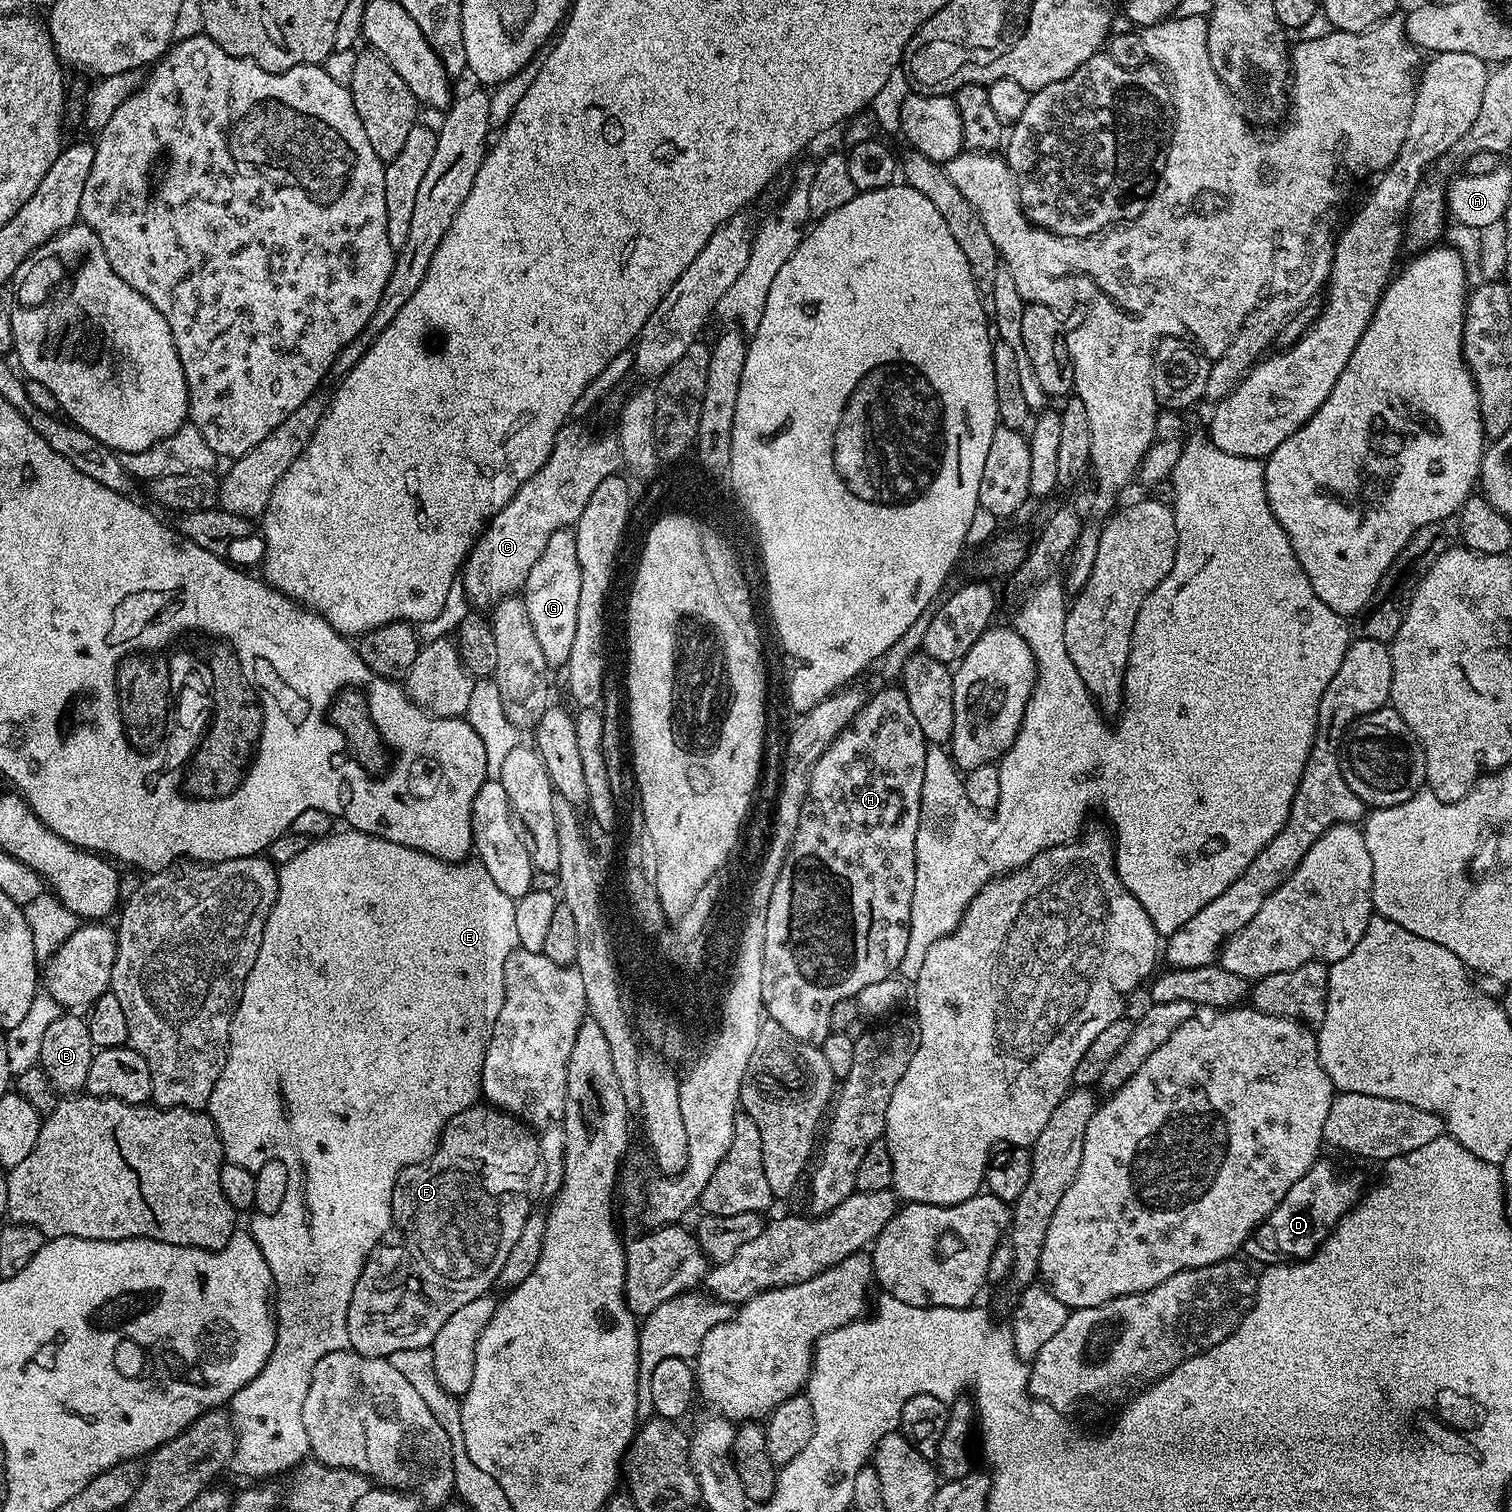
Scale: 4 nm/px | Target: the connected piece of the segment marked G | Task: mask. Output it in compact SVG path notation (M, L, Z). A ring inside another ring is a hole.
M563 528L550 534L542 558L534 562L534 570L526 578L522 599L529 615L534 635L549 666L567 665L570 650L574 647L574 630L578 623L578 593L582 590L582 570L578 566L576 533L572 528Z

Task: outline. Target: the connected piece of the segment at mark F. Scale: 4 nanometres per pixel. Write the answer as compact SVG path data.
M473 1106L462 1110L462 1114L454 1114L450 1122L440 1135L440 1143L435 1152L422 1164L412 1164L402 1169L396 1179L396 1185L392 1191L392 1219L399 1224L416 1224L416 1232L408 1232L404 1236L404 1248L408 1251L408 1261L405 1262L403 1272L400 1268L384 1268L380 1272L381 1284L372 1284L371 1267L364 1267L360 1271L358 1282L354 1286L354 1294L350 1298L348 1307L348 1348L363 1356L383 1356L390 1358L398 1350L418 1350L419 1348L431 1348L434 1338L438 1338L438 1330L446 1326L446 1322L457 1310L462 1310L466 1302L474 1302L478 1297L485 1295L496 1283L496 1276L506 1265L506 1258L514 1247L514 1242L522 1231L523 1223L531 1211L532 1205L532 1175L536 1172L536 1166L541 1163L539 1154L538 1136L533 1129L529 1128L515 1116L509 1116L501 1112L499 1108L491 1106Z

